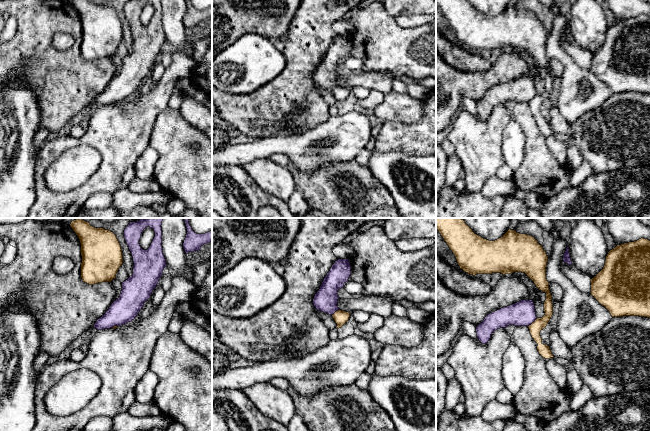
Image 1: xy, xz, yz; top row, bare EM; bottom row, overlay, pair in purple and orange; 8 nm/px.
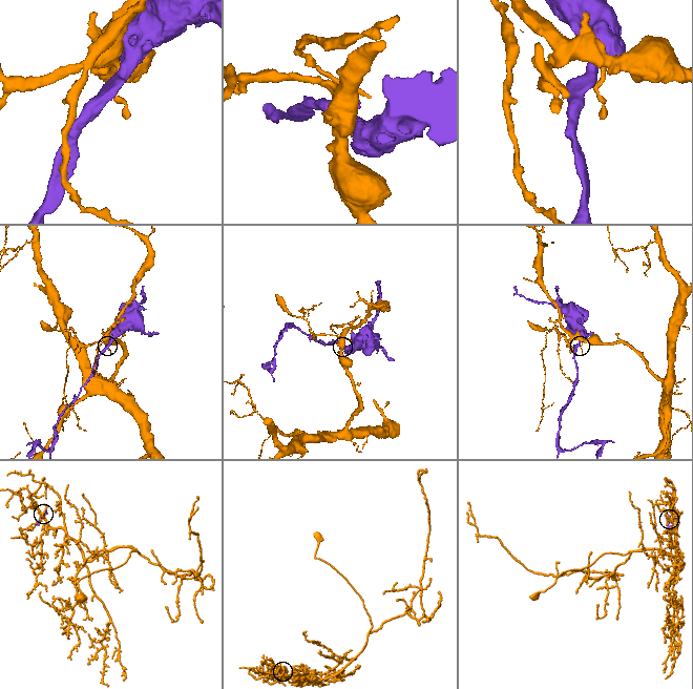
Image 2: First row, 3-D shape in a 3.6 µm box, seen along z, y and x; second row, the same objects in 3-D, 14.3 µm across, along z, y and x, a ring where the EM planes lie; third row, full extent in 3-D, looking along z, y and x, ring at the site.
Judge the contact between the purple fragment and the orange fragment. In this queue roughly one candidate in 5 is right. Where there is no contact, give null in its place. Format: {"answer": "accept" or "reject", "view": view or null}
{"answer": "reject", "view": "yz"}

